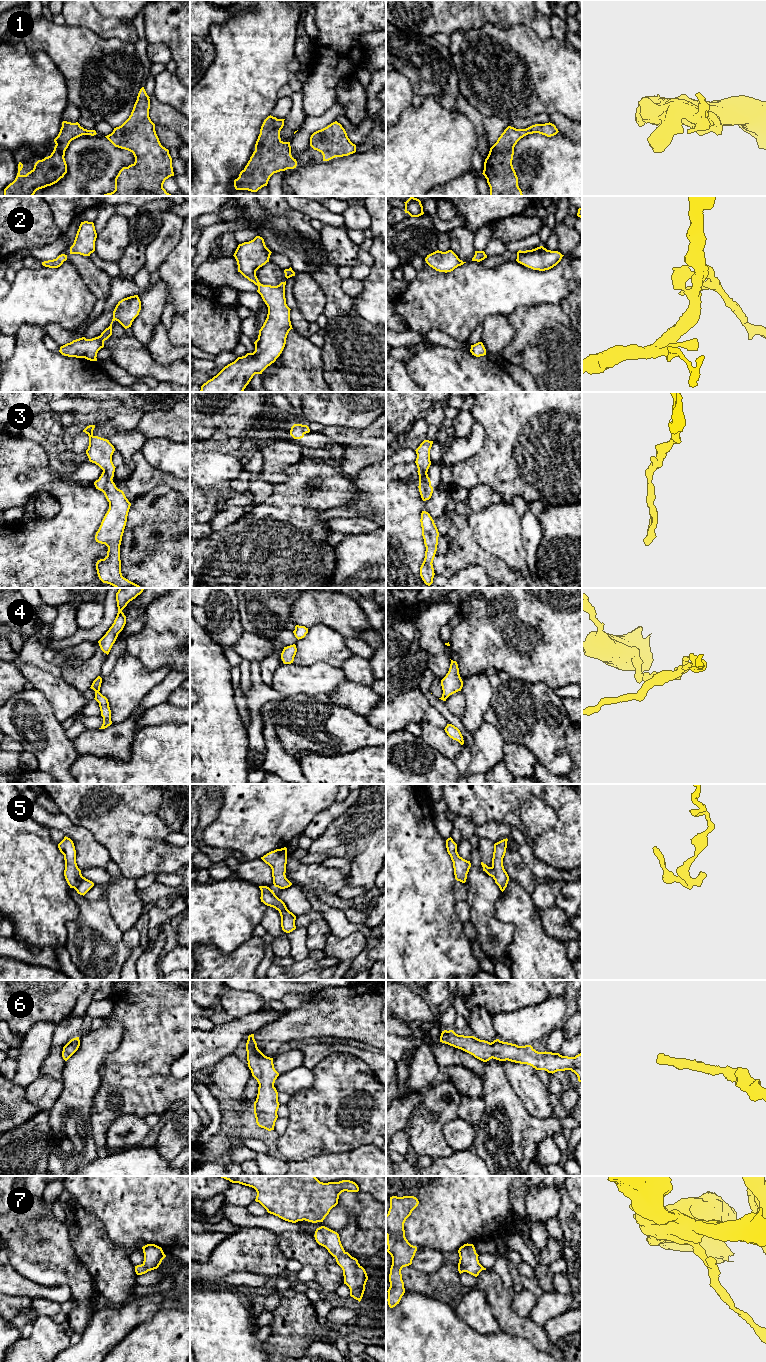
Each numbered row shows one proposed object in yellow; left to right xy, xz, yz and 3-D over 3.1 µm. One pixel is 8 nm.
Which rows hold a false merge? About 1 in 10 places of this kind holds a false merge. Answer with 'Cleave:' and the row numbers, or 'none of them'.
Cleave: none of them

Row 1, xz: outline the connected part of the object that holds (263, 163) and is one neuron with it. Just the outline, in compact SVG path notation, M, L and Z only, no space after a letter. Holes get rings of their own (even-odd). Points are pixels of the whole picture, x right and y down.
M271 115L264 120L255 151L234 180L236 190L257 192L267 186L274 173L296 168L297 161L291 155L290 142L283 142L280 138L284 120Z

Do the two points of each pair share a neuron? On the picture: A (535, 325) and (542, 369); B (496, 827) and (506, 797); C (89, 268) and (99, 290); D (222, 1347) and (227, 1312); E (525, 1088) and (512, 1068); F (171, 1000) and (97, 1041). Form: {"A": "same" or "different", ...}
{"A": "same", "B": "different", "C": "same", "D": "same", "E": "same", "F": "different"}

